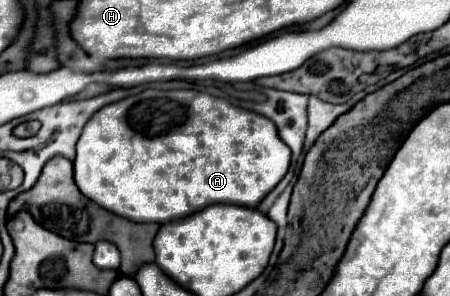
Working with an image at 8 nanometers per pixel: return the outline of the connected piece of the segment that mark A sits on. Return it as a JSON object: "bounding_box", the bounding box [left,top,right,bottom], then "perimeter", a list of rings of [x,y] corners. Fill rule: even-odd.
{"bounding_box":[73,89,291,223],"perimeter":[[[145,89],[139,95],[99,109],[87,121],[77,141],[73,173],[81,193],[103,209],[137,223],[167,223],[213,203],[257,207],[259,201],[283,179],[289,161],[291,149],[281,141],[277,127],[267,117],[195,89]]]}

